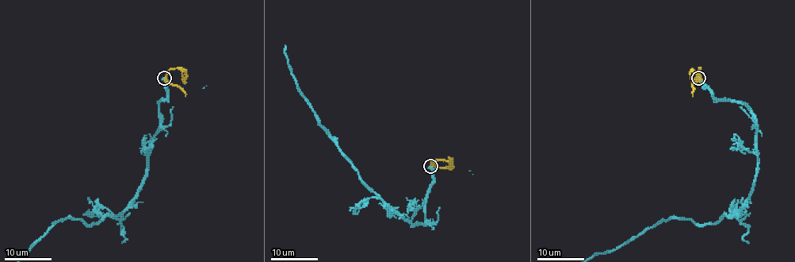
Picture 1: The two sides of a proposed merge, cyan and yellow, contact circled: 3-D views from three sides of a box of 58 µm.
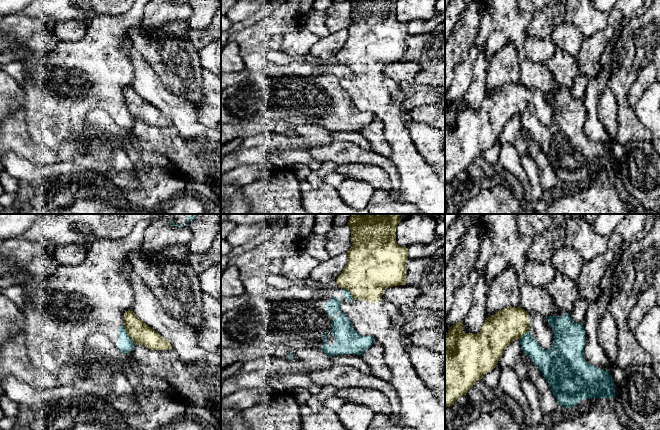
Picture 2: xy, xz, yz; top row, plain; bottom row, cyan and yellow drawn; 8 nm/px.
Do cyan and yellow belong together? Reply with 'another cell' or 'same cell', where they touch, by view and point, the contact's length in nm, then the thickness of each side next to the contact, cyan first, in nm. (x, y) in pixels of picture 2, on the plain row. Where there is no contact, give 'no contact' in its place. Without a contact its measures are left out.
another cell; contact xy (128, 111); length 190 nm; calibres 120 and 170 nm

